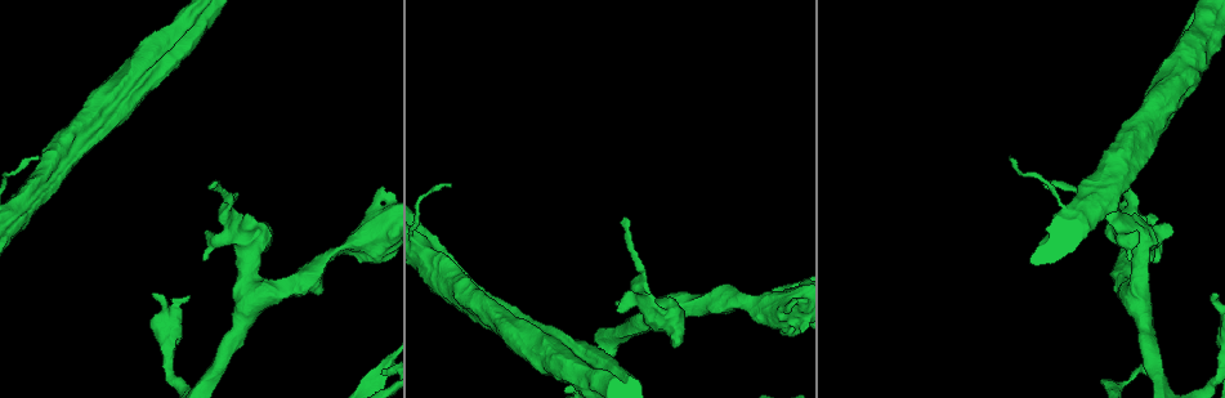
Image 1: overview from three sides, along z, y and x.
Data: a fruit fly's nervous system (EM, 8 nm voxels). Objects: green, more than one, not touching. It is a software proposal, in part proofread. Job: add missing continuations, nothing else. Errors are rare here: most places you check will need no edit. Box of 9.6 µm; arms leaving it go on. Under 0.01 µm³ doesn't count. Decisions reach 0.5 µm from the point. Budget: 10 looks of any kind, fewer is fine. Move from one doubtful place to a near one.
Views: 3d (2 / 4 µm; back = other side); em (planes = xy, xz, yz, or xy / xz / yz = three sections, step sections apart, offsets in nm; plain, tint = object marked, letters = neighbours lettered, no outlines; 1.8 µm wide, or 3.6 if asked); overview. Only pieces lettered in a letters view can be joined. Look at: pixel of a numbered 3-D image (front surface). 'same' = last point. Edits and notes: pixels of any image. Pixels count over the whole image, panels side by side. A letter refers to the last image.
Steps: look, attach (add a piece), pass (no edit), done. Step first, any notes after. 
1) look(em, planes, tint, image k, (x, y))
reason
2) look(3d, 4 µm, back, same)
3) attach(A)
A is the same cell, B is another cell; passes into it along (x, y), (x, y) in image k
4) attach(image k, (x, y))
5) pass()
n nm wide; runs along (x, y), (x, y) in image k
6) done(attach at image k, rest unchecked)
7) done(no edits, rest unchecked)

look(em, yz, step 8, letters, image 1, (211, 185))
an open end

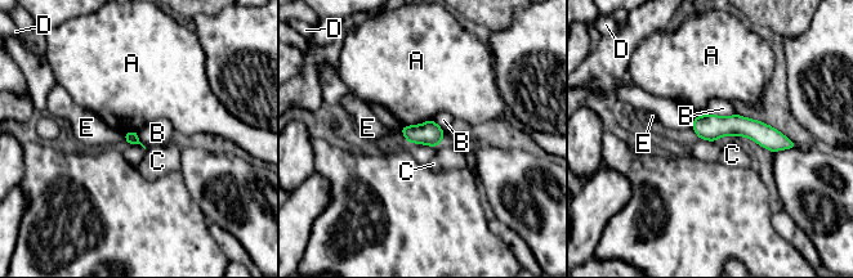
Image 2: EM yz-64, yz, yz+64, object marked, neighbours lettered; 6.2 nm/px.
pass()
A, B, C, D and E are other cells; runs along (696, 122), (746, 126), (787, 144) in image 2; no lettered piece goes on from it

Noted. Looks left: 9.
look(3d, 4 µm, image 1, (649, 293))
free end

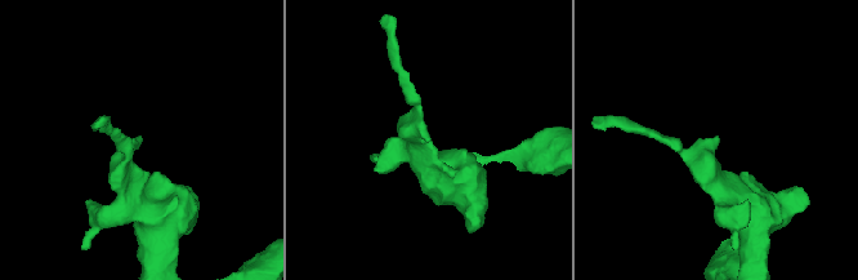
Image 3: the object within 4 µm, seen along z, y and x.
look(em, planes, tint, image 3, (141, 140))

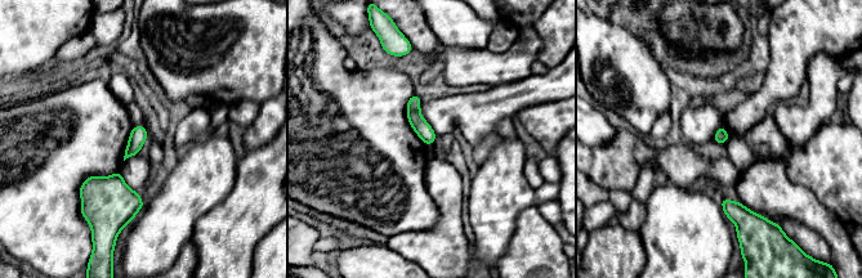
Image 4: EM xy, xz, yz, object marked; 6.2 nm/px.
look(em, planes, letters, same)
what lies round it

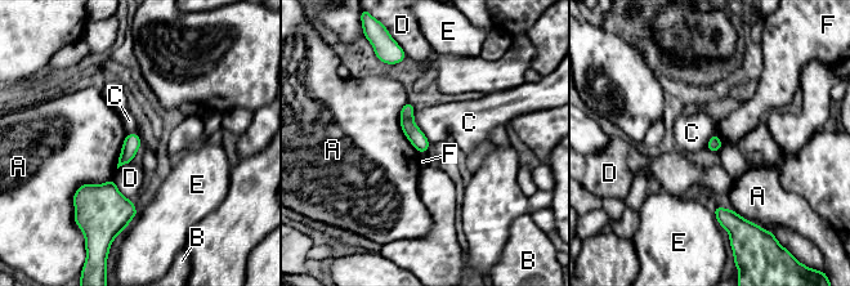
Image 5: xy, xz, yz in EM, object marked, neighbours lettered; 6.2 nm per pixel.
pass()
A, B, C, D, E and F are other cells; runs along (407, 107), (407, 125), (421, 148) in image 5; none of them fits

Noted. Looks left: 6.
look(3d, 4 µm, image 1, (385, 371))
thin end

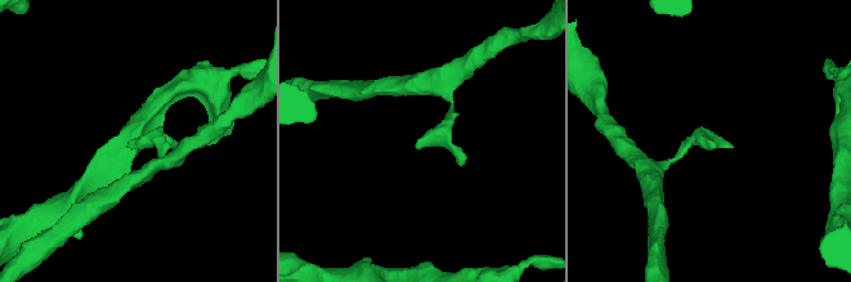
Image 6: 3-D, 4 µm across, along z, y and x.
look(em, planes, letters, image 6, (129, 147))

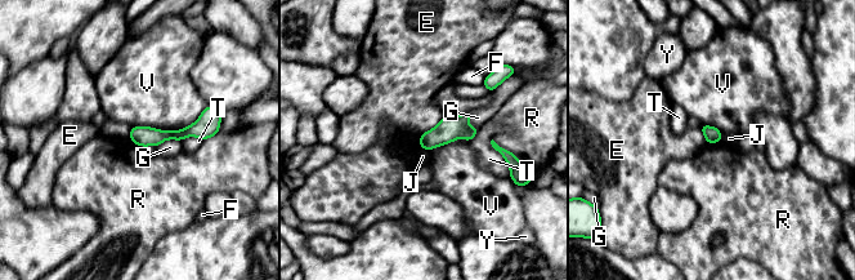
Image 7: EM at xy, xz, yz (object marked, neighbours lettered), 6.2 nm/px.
pass()
E, F, G, J, R, T, V and Y are other cells; border along (492, 138), (513, 154) in image 7; none of them fits

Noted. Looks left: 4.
look(3d, 4 µm, image 1, (1129, 257))

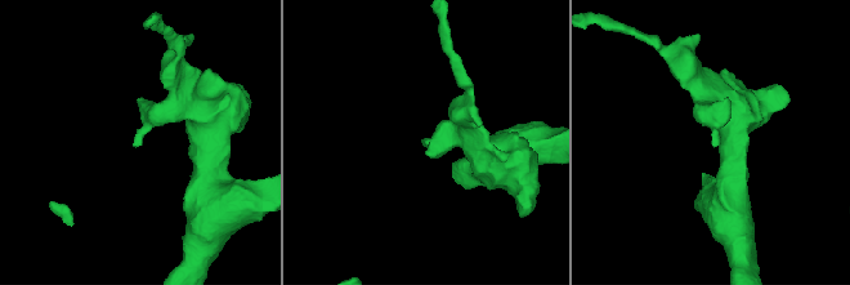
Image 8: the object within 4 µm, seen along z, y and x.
look(em, xy, step 16, letters, image 8, (714, 146))
shape alone is not enough

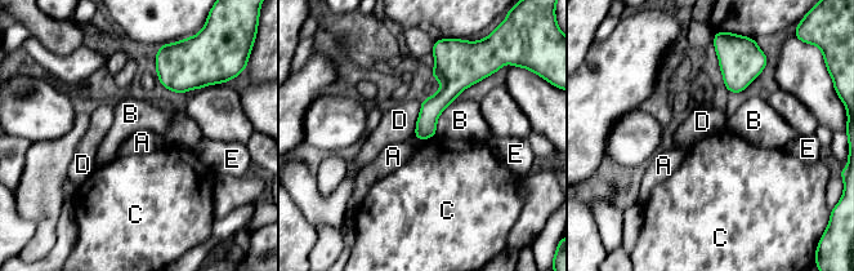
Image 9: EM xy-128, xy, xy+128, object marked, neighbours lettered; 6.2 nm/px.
pass()
B touches over 240 nm; A, B, C, D and E are other cells; runs along (442, 62), (446, 94), (421, 136) in image 9; no lettered piece goes on from it

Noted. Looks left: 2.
done(no edits, rest unchecked)

